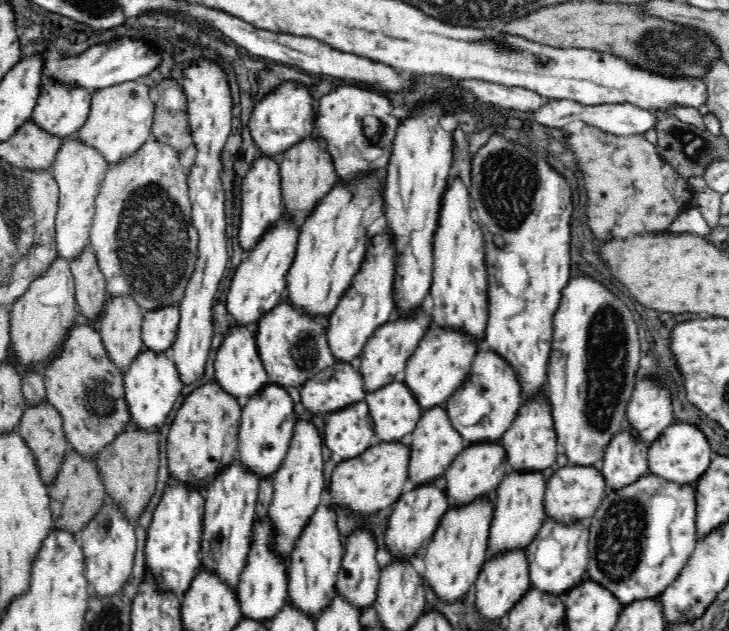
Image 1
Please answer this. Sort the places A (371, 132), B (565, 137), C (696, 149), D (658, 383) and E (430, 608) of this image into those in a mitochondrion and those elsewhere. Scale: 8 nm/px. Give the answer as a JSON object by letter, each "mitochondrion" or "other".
{"A":"mitochondrion","B":"other","C":"mitochondrion","D":"other","E":"other"}

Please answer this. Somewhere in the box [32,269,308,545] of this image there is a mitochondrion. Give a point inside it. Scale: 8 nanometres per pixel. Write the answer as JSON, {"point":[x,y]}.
{"point":[98,399]}

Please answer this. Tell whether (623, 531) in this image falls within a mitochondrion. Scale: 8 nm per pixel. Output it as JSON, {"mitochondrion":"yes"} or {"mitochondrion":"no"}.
{"mitochondrion":"yes"}

